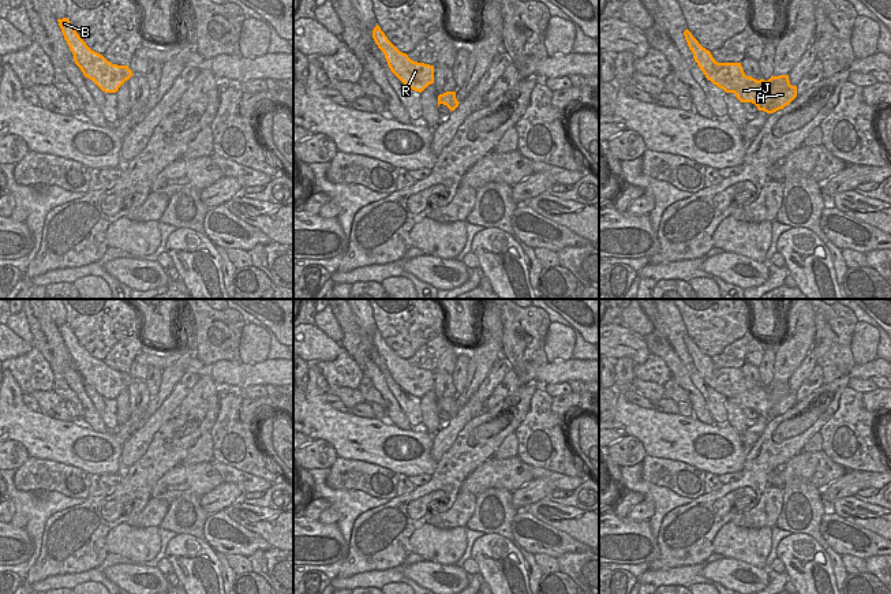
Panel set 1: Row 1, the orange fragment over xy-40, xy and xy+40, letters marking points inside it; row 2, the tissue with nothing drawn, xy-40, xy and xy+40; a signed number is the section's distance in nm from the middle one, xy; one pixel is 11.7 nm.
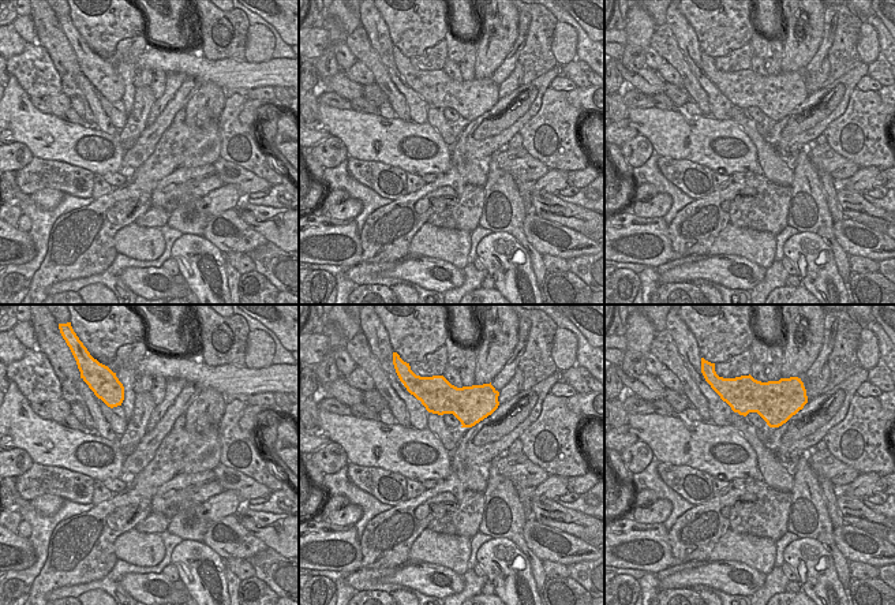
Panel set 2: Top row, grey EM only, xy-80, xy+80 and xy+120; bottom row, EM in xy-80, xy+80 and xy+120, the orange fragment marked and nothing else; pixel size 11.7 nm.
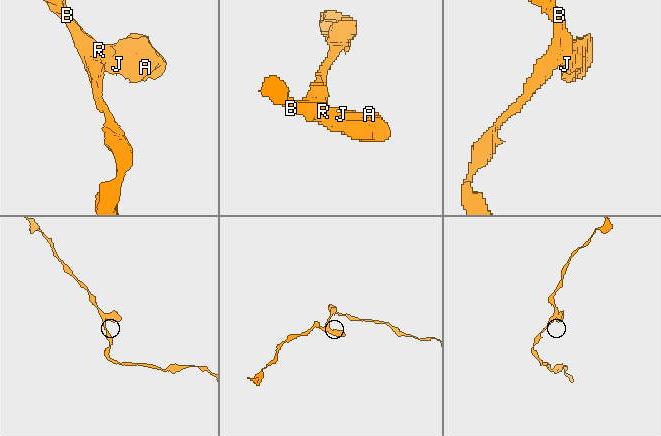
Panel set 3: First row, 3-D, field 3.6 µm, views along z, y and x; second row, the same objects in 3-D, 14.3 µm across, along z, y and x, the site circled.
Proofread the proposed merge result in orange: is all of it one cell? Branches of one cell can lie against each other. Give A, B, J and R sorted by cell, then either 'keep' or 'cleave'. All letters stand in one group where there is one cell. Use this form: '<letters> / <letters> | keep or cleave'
A B J R | keep

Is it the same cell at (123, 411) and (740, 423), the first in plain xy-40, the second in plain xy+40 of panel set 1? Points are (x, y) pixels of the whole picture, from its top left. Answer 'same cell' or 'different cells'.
same cell

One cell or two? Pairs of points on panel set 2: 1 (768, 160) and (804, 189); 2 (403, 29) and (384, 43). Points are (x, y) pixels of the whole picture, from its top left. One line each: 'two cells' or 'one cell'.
1: two cells
2: two cells

